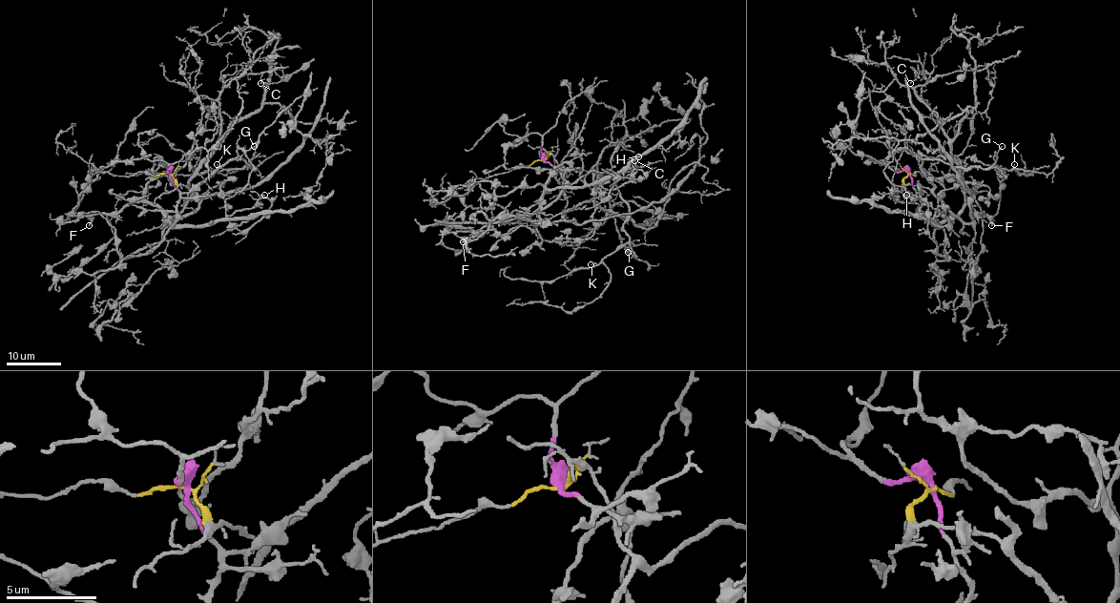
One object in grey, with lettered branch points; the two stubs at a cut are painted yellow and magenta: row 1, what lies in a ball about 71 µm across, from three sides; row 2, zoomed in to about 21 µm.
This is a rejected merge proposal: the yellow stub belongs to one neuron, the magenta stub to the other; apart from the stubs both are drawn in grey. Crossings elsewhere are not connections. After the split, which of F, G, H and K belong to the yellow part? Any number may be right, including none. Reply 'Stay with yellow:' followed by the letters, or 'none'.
Stay with yellow: G, K

